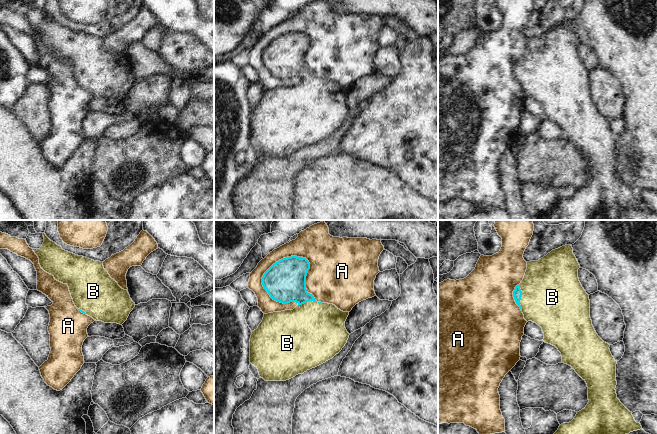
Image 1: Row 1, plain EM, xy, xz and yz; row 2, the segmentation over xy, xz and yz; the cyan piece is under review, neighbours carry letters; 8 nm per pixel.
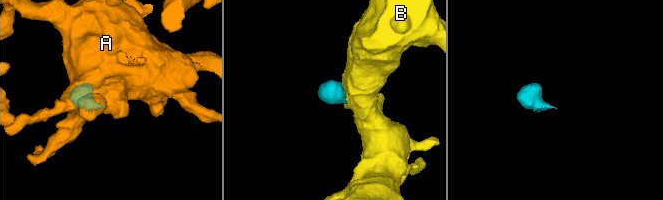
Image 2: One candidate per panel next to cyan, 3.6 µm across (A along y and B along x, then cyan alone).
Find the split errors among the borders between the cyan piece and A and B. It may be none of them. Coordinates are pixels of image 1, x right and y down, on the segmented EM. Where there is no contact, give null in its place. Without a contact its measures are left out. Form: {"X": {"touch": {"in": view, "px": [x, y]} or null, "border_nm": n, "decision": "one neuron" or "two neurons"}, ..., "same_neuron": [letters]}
{"A": {"touch": {"in": "xz", "px": [307, 260]}, "border_nm": 550, "decision": "two neurons"}, "B": {"touch": {"in": "yz", "px": [521, 296]}, "border_nm": 220, "decision": "one neuron"}, "same_neuron": ["B"]}

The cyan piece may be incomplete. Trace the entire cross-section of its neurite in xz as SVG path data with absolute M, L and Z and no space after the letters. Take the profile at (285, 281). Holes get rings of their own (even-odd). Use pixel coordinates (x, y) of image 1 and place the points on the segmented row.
M291 256L273 264L262 277L262 285L273 300L283 304L298 304L293 310L264 314L258 328L251 331L250 363L258 369L260 377L265 381L286 381L325 363L342 350L349 338L350 334L345 328L349 312L343 312L333 304L317 302L307 292L306 276L309 269L310 263L306 258Z

